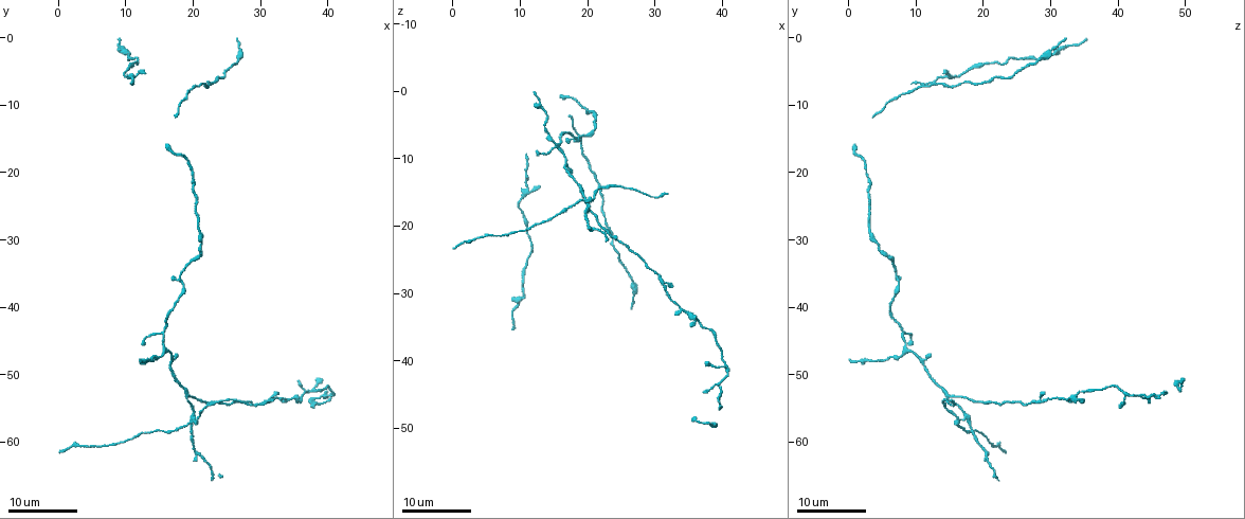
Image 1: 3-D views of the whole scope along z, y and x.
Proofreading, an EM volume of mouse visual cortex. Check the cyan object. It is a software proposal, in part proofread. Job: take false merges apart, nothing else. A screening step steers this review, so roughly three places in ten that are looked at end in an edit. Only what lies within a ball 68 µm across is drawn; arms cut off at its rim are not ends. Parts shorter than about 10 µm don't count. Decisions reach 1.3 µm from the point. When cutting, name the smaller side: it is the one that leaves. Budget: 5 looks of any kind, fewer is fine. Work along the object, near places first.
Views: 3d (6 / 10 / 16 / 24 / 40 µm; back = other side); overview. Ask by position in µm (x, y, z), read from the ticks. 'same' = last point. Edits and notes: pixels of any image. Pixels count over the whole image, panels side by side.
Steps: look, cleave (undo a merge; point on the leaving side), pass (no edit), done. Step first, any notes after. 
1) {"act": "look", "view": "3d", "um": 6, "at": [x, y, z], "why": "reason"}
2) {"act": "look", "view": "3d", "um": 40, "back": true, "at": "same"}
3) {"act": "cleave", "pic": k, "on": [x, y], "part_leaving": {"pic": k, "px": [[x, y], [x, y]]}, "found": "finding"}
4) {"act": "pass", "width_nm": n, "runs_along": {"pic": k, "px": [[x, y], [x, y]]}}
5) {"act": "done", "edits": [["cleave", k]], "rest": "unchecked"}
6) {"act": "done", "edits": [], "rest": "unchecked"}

{"act": "look", "view": "3d", "um": 24, "at": [34.5, 53.5, 33.0], "why": "sudden change in width"}

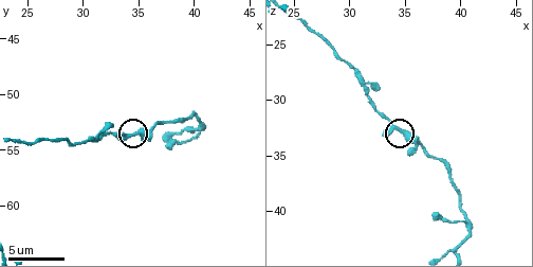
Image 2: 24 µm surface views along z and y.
{"act": "look", "view": "3d", "um": 10, "at": [34.0, 53.8, 32.4]}

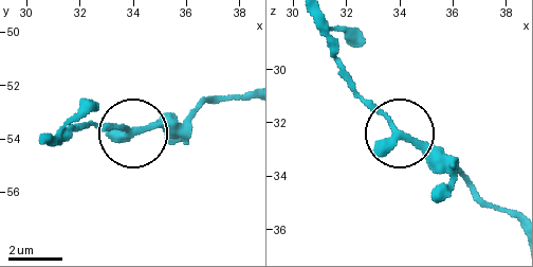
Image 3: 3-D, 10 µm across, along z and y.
{"act": "pass", "width_nm": 240, "runs_along": {"pic": 3, "px": [[42, 139], [72, 125], [144, 131], [183, 125]]}, "found": "one neuron here"}

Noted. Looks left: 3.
{"act": "look", "view": "3d", "um": 16, "at": [18.0, 35.0, 7.5], "why": "three-way junction"}

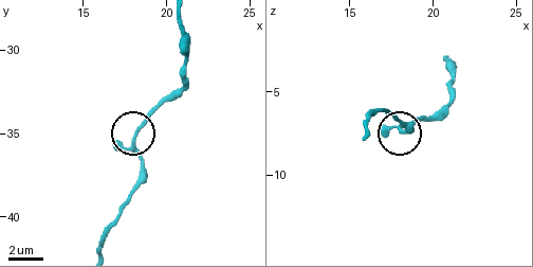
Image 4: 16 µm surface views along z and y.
{"act": "look", "view": "3d", "um": 10, "at": "same"}

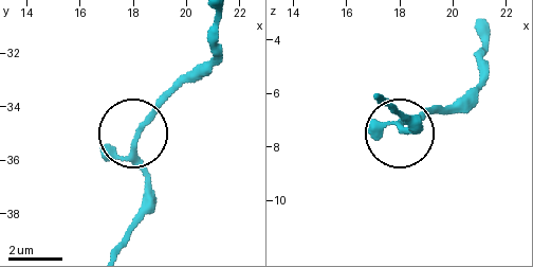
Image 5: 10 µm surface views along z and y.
{"act": "pass", "arms": 3, "found": "all the same neuron"}

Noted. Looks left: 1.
{"act": "done", "edits": [], "rest": "unchecked"}

